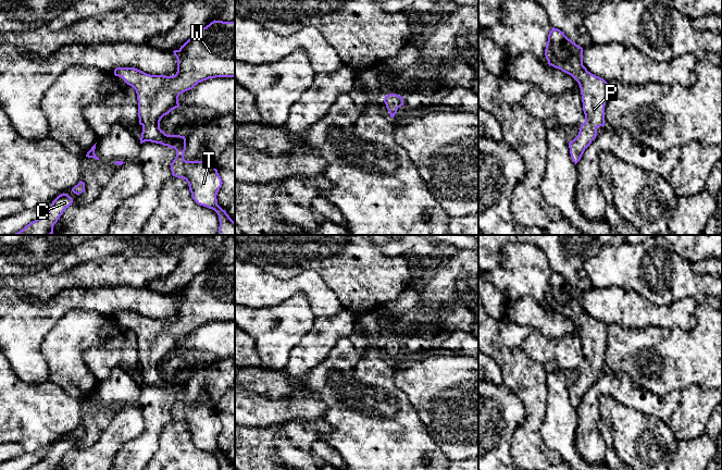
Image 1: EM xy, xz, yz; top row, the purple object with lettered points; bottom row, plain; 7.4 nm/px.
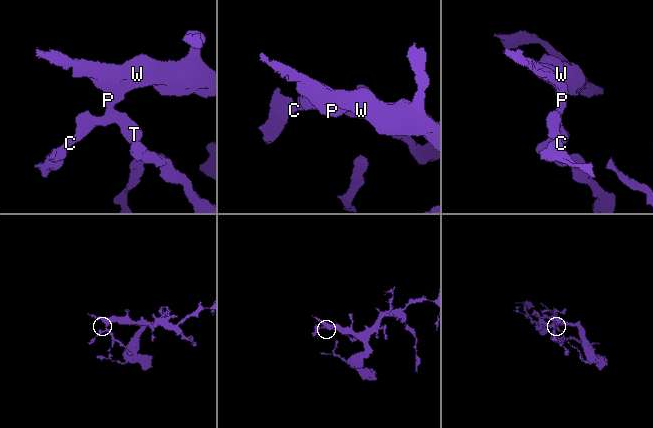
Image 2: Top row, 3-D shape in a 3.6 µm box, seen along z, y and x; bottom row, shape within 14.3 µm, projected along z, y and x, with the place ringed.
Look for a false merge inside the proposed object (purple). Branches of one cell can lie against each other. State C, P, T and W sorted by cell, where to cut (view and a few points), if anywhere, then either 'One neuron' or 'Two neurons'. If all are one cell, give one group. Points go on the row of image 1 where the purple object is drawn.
Groups: C P T W. No split. One neuron

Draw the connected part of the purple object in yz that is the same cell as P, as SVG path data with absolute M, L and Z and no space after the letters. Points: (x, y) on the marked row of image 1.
M552 27L545 49L548 64L571 75L580 85L585 122L578 135L569 143L570 154L576 164L585 149L596 138L597 128L605 126L605 106L608 83L583 65L583 48Z

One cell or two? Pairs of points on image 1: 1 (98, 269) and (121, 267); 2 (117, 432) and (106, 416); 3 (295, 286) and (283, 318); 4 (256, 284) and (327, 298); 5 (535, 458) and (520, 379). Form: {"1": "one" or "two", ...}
{"1": "one", "2": "two", "3": "two", "4": "one", "5": "one"}

